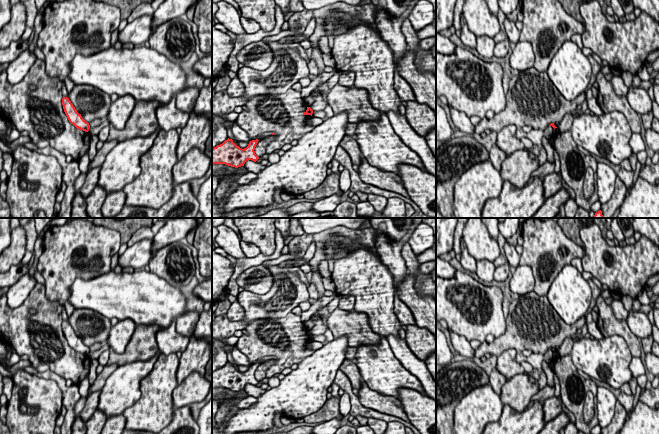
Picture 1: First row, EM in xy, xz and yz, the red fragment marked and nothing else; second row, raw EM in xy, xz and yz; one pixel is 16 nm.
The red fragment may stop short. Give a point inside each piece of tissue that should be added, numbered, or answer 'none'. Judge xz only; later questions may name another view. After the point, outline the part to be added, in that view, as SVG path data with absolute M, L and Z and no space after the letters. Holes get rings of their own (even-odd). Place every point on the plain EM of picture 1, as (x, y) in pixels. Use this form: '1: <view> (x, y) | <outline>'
none

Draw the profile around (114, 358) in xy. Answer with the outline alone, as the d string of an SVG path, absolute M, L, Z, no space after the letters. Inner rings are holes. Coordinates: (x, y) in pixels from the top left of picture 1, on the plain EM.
M137 325L124 353L110 352L107 365L121 366L134 361L146 361L154 357L159 353L156 333L160 329L161 327L157 325Z

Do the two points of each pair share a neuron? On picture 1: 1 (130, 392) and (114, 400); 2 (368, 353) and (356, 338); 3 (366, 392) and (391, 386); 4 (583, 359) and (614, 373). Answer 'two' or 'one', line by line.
1: one
2: two
3: two
4: one

